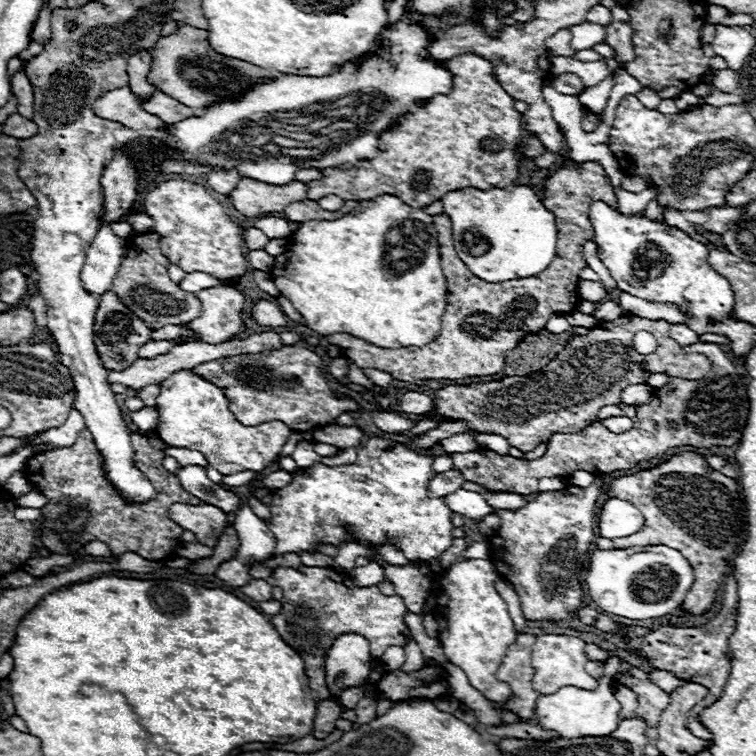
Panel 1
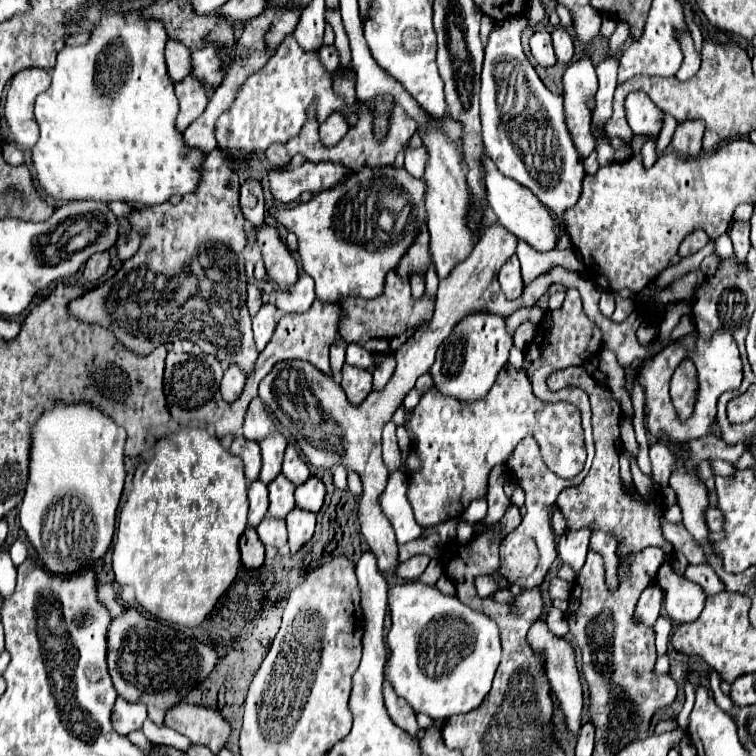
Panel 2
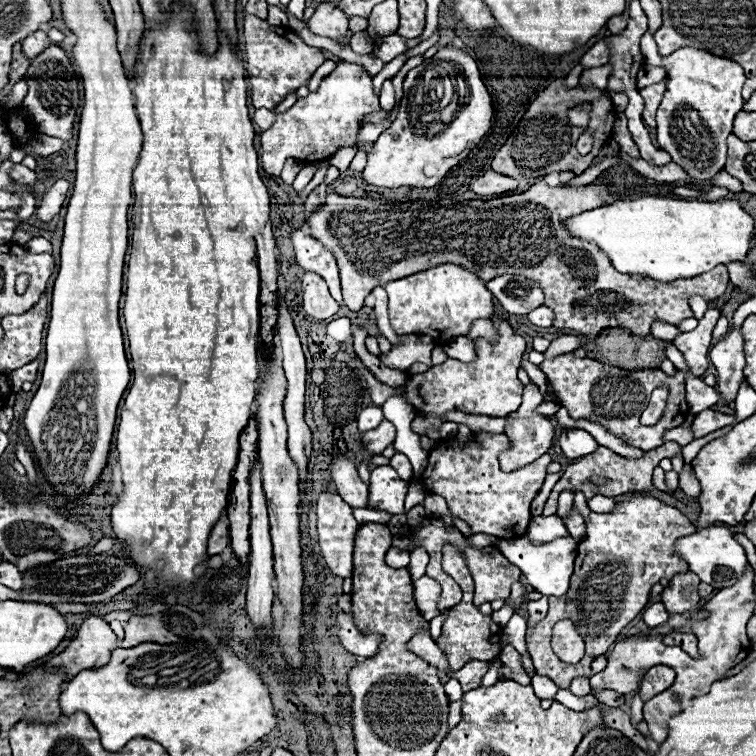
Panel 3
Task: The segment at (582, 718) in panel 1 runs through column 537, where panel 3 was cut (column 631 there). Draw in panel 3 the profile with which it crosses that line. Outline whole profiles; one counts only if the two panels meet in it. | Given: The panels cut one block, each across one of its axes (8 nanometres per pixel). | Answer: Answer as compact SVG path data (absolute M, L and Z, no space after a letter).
M634 696L630 702L630 716L632 716L632 724L636 726L640 720L643 720L644 702L640 700L640 696Z

